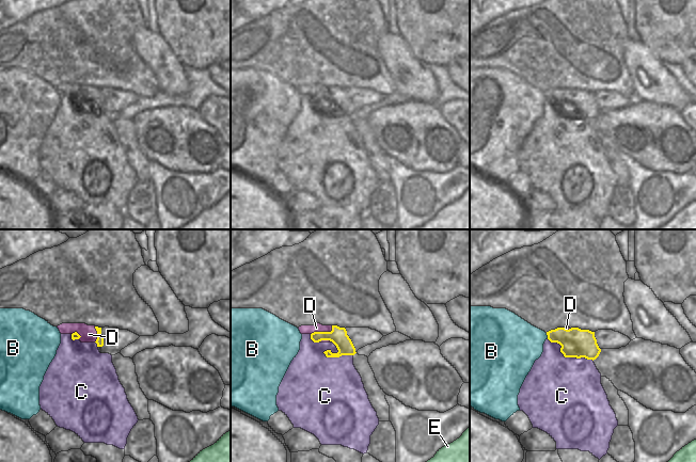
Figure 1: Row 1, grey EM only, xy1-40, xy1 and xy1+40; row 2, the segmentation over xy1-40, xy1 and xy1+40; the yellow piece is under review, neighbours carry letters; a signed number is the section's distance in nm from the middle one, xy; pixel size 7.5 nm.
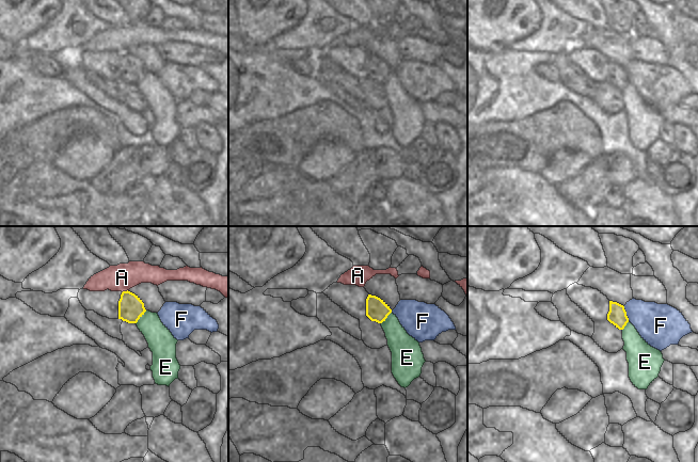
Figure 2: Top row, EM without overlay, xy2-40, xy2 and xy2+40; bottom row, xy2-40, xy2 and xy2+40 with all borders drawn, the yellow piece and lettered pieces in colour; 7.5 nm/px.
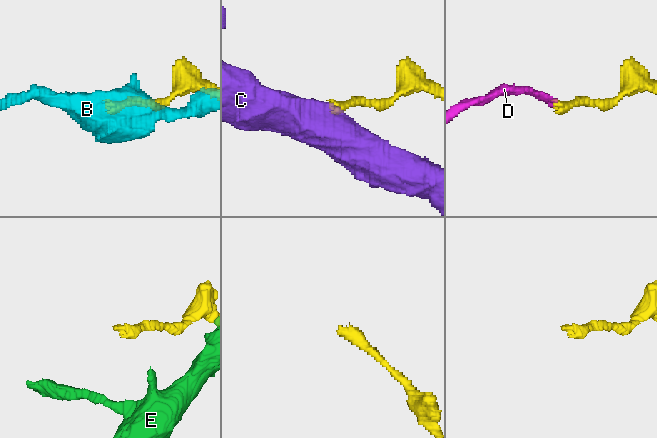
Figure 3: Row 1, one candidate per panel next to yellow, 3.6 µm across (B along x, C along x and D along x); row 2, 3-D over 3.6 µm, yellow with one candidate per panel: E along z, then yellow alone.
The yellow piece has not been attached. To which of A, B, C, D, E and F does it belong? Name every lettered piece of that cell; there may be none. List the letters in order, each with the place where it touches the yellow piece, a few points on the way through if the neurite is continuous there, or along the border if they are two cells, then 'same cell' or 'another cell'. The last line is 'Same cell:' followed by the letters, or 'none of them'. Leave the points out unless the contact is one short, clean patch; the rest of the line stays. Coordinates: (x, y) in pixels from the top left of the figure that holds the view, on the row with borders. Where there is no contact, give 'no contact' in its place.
A: contact xy2-40 (124, 291); another cell
B: contact xy1+40 (547, 334); border xy1+40 (546, 333), (548, 337); another cell
C: contact xy1 (337, 356); border xy1 (322, 352), (327, 356), (352, 355); another cell
D: contact xy1 (322, 332); way xy1 (338, 336), (333, 333), (322, 332), (316, 328); same cell
E: contact xy2-40 (141, 316); border xy2-40 (146, 311), (136, 323); another cell
F: contact xy2+40 (625, 314); border xy2+40 (623, 306), (629, 320); another cell
Same cell: D

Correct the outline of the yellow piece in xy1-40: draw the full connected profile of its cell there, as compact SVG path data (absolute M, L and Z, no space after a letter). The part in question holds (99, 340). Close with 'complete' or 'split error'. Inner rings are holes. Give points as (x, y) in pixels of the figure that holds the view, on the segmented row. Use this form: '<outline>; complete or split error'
M62 323L57 328L61 334L70 334L73 340L79 339L81 342L96 342L97 347L104 346L101 328L85 323Z; split error

